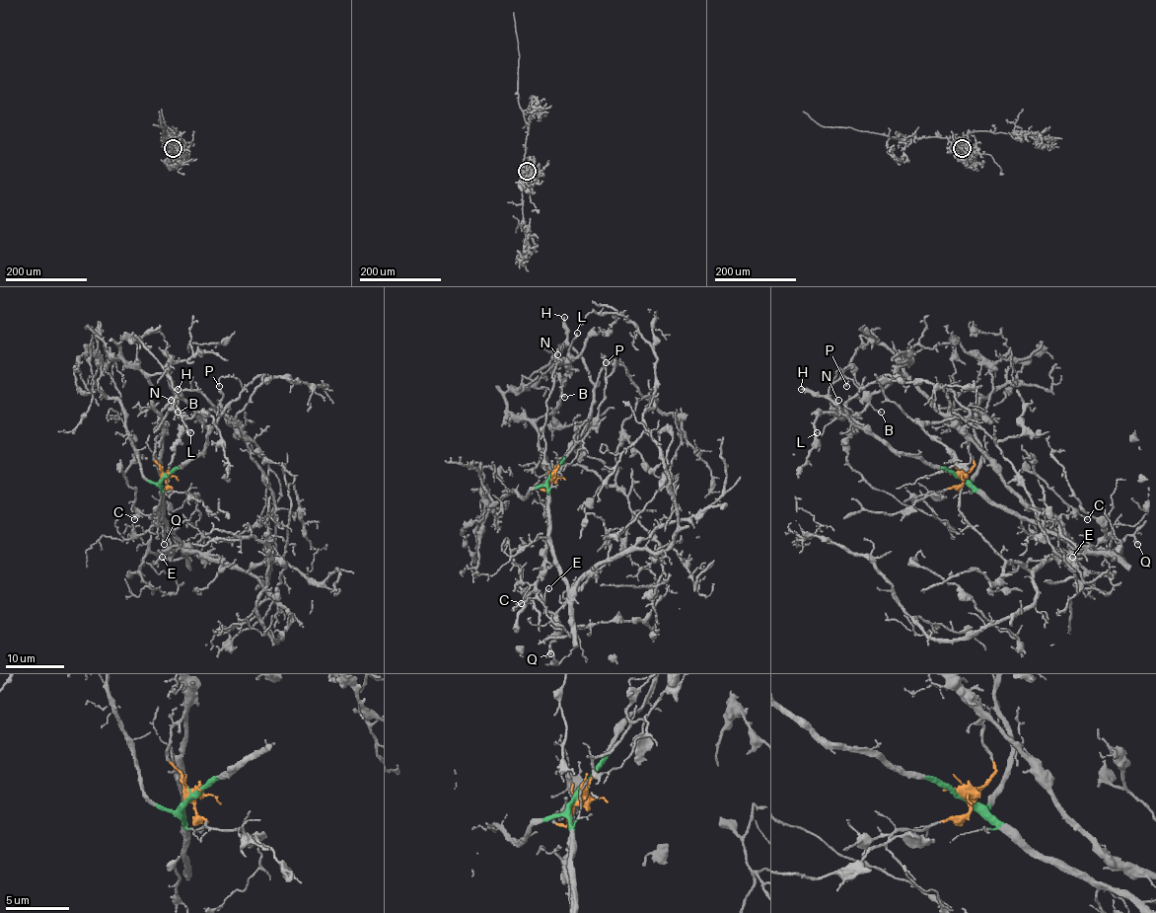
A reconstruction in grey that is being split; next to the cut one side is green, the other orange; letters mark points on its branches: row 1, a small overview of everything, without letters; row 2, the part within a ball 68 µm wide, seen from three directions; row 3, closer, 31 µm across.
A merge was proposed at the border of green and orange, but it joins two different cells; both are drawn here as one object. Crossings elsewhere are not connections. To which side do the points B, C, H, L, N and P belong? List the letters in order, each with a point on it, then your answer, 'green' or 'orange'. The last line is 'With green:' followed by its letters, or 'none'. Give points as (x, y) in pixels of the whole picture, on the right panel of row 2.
B: at (881, 412); orange
C: at (1087, 519); orange
H: at (801, 389); green
L: at (817, 432); orange
N: at (838, 400); green
P: at (846, 386); green
With green: H, N, P

